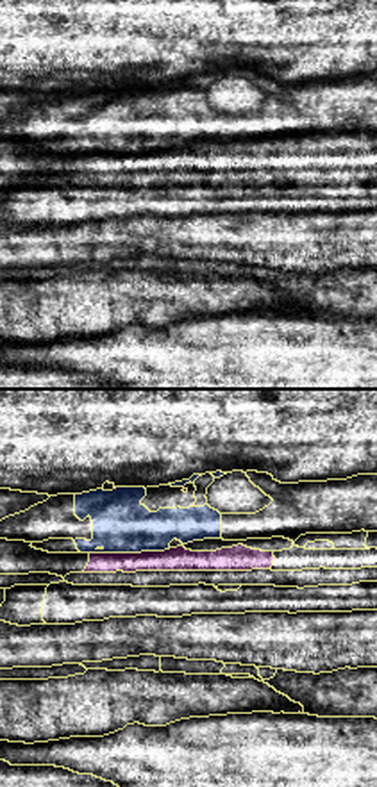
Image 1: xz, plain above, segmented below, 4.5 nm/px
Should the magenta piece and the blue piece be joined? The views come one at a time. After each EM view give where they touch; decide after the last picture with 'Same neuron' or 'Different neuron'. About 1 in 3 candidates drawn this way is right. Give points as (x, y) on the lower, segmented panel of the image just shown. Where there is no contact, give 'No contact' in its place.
Touches magenta at (129, 554)

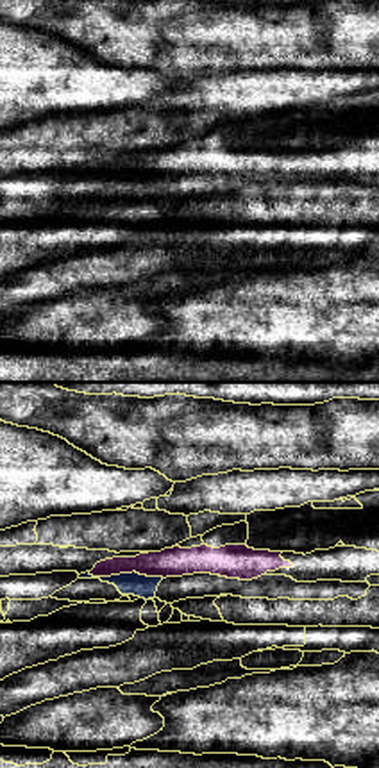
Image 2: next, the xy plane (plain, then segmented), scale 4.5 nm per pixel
Touches magenta at (126, 572)

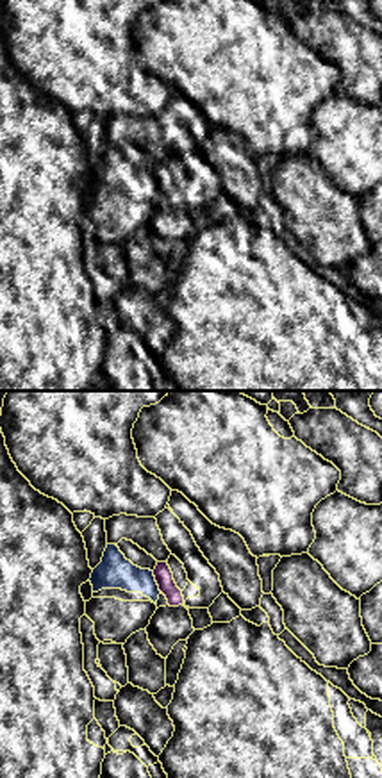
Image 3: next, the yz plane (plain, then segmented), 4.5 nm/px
Touches magenta at (157, 582)

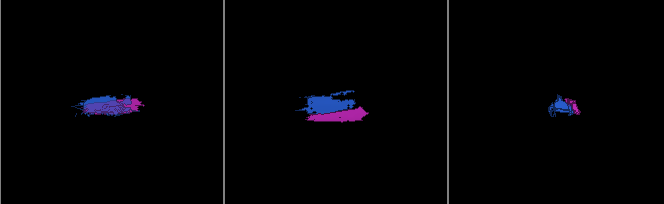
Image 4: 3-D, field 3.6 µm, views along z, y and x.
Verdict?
Different neuron

